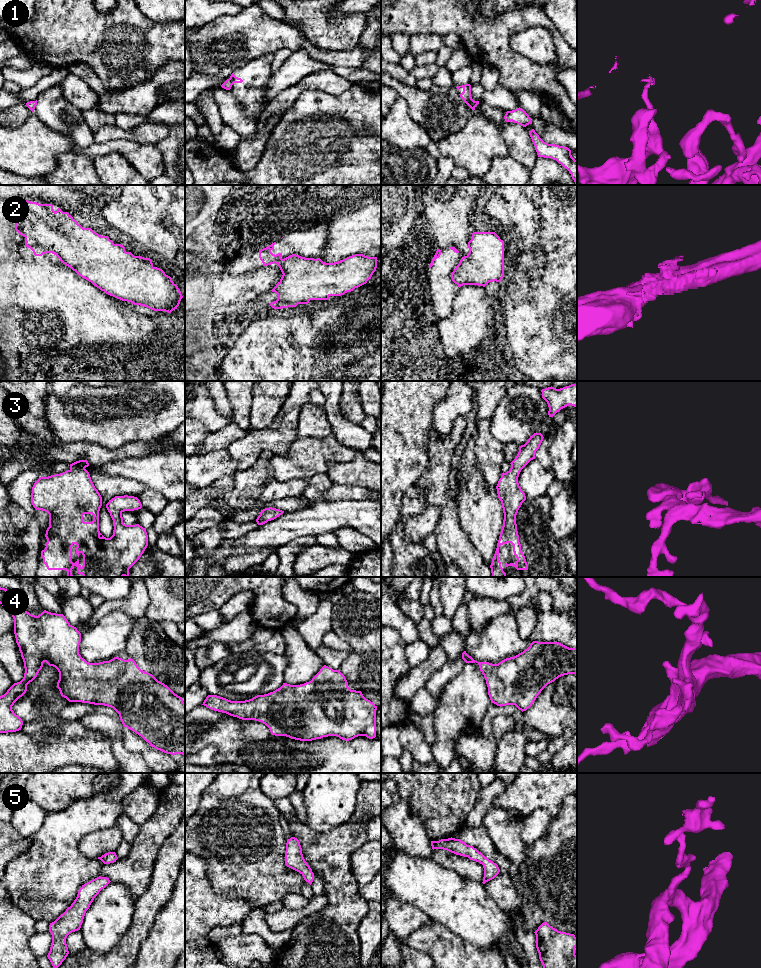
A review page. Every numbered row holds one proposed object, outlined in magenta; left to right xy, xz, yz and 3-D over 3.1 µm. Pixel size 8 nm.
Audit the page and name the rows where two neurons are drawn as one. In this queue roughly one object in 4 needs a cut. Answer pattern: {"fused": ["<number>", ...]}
{"fused": ["1"]}

